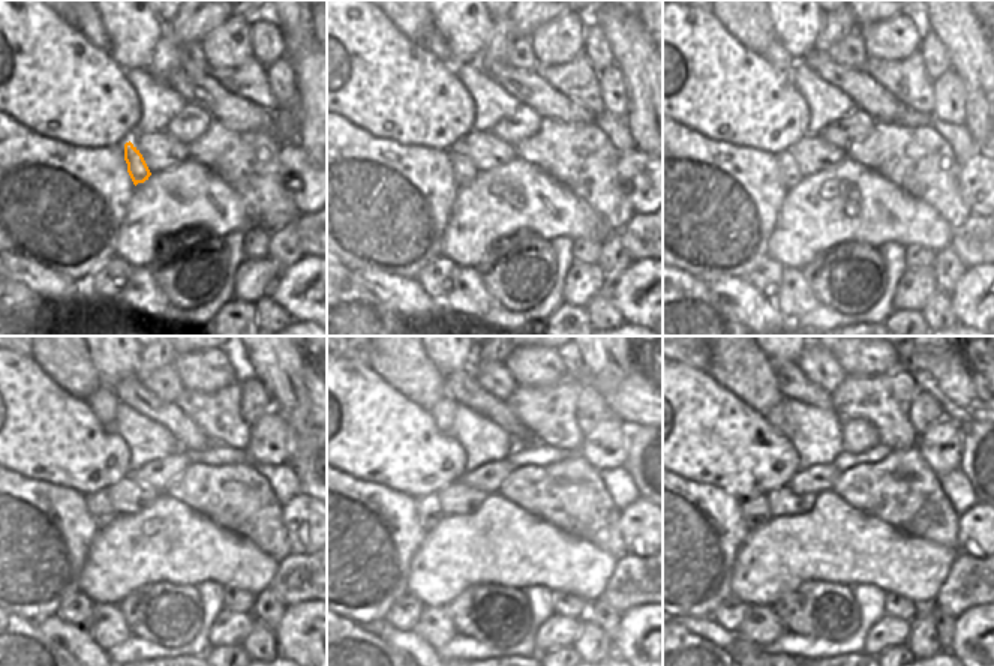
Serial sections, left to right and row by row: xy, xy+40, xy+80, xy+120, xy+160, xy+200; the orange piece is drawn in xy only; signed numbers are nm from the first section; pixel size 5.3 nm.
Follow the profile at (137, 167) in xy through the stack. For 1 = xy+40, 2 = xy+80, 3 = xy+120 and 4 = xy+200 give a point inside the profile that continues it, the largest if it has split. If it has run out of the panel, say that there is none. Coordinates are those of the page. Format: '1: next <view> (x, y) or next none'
1: next xy+40 (465, 171)
2: next xy+80 (787, 167)
3: next xy+120 (98, 504)
4: next xy+200 (756, 513)

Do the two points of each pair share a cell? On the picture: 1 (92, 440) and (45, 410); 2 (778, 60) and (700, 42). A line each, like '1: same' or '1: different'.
1: same
2: different

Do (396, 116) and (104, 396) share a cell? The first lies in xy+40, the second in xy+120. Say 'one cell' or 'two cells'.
two cells

